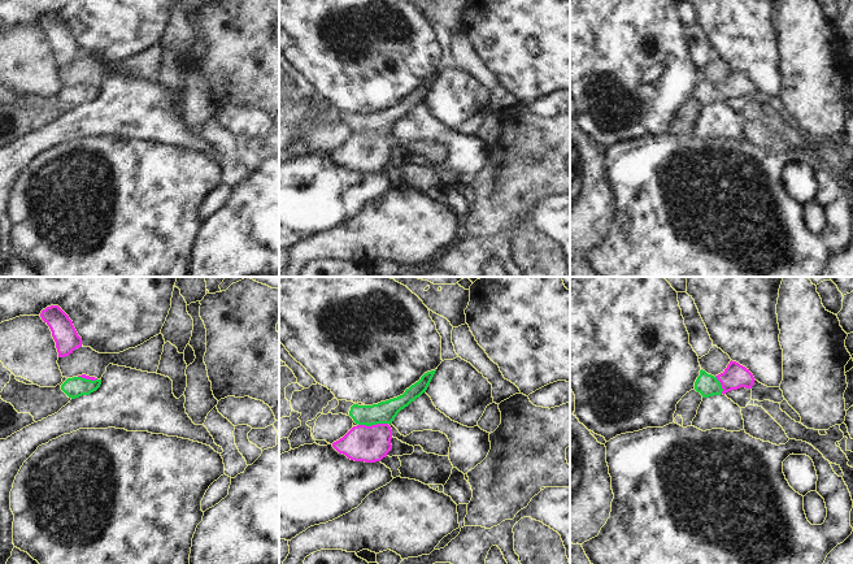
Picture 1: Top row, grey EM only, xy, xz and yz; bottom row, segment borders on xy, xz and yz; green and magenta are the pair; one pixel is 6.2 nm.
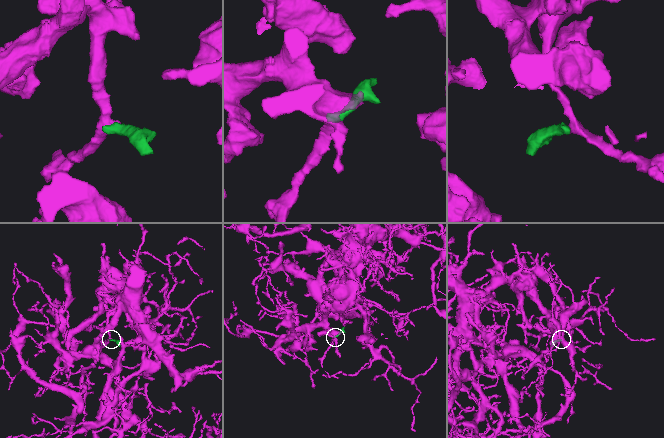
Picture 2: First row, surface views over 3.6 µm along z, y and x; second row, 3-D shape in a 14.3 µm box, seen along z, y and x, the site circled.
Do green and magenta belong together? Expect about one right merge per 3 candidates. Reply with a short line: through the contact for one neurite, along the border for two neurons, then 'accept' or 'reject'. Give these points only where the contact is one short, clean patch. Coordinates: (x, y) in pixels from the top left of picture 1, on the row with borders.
line xz (384, 412), (373, 424), (373, 435), (365, 443); accept

